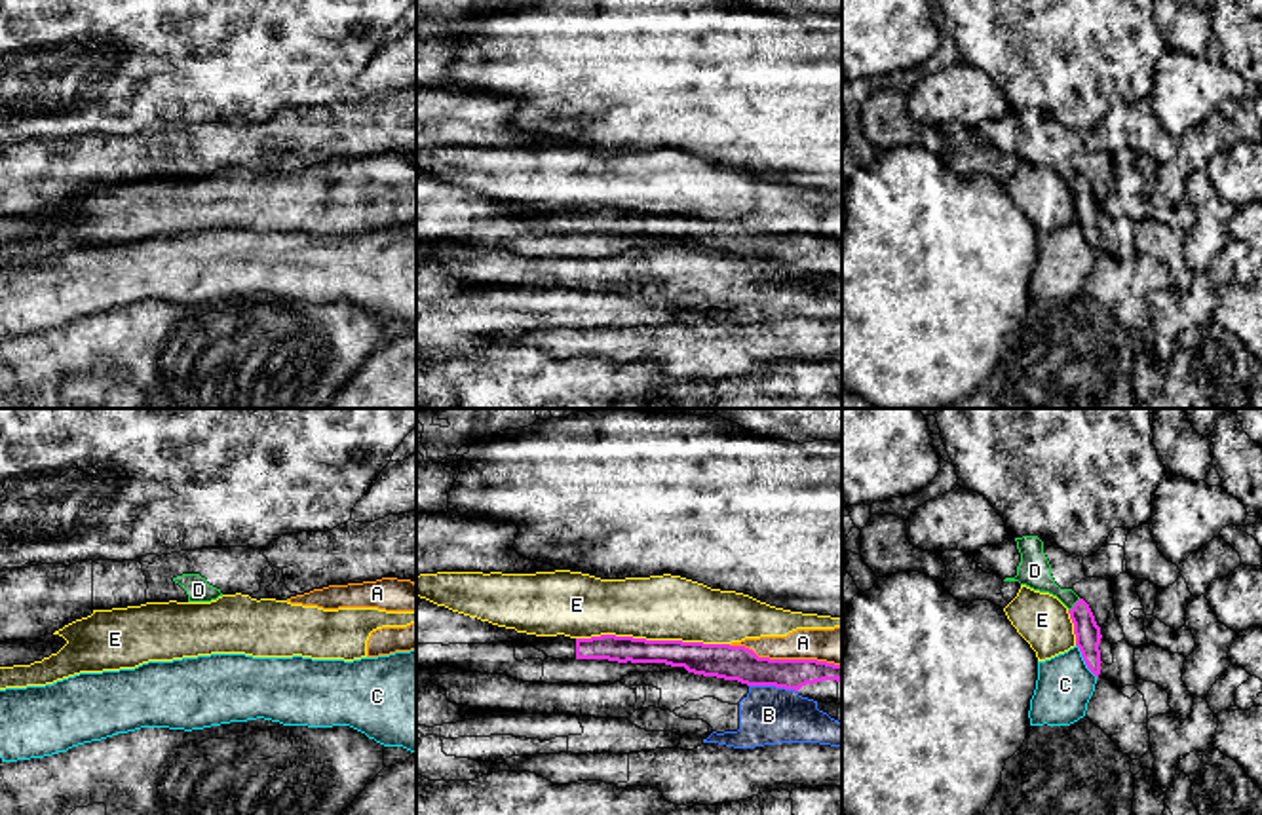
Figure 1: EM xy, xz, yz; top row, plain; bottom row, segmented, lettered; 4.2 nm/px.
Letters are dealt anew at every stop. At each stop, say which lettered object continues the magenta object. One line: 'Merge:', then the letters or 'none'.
Merge: none

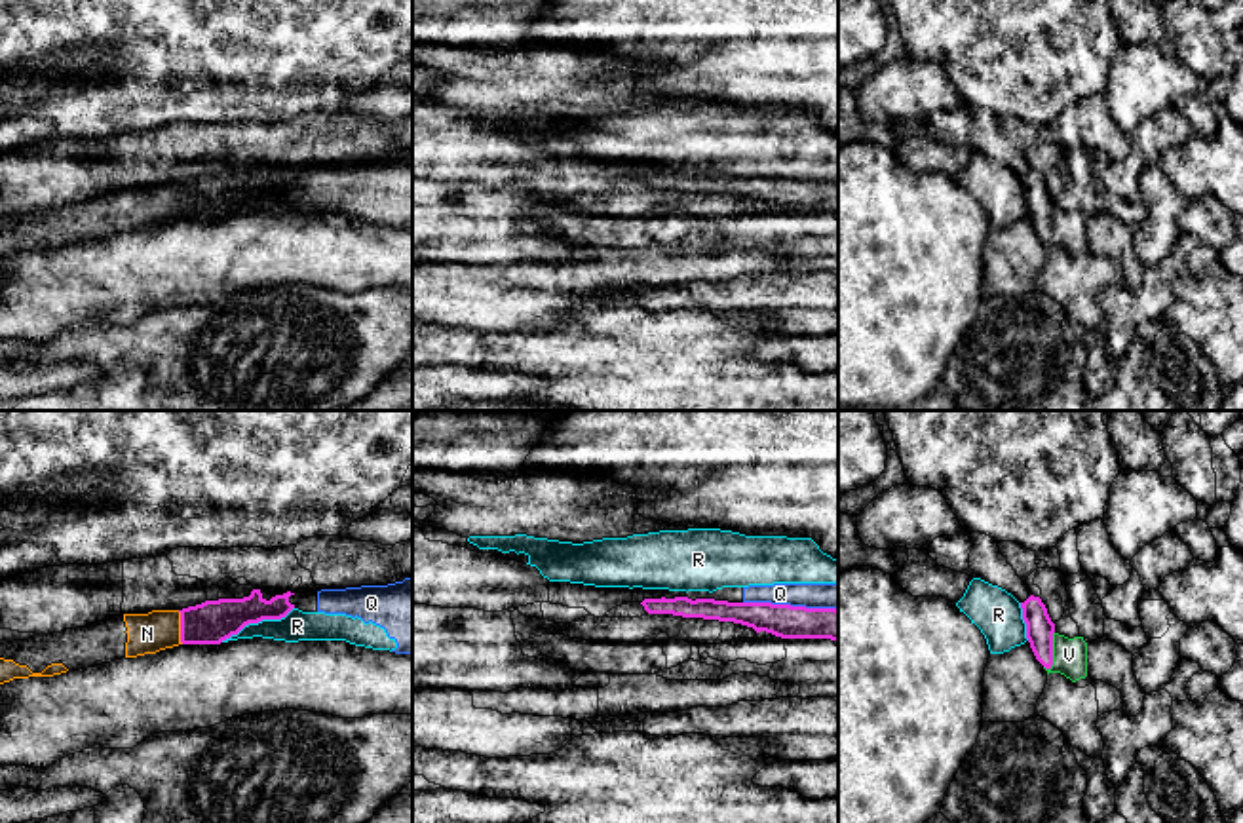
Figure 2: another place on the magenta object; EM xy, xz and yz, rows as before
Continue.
Merge: N, V

